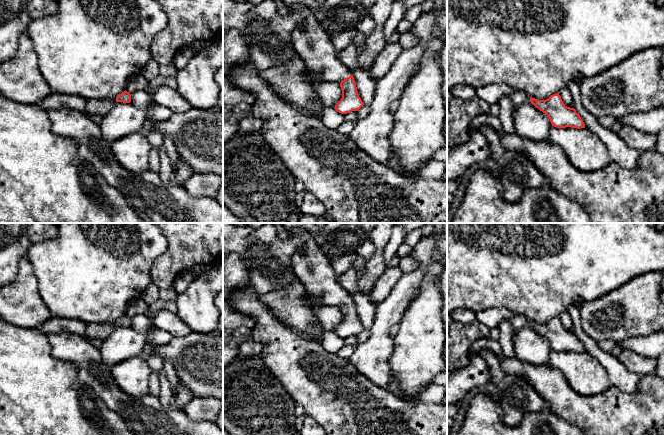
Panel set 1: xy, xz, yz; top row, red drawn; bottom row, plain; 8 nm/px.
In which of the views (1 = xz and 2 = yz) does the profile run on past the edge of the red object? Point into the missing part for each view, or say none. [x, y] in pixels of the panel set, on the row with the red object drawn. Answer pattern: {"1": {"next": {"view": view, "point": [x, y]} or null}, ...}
{"1": {"next": {"view": "xz", "point": [313, 44]}}, "2": {"next": {"view": "yz", "point": [517, 97]}}}

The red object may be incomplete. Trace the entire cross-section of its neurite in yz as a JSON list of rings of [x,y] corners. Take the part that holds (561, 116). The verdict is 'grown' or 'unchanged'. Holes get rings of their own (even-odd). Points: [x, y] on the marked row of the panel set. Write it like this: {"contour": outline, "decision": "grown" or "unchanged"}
{"contour": [[[514,90],[510,100],[515,107],[531,102],[536,108],[545,113],[552,126],[557,128],[585,128],[585,124],[574,108],[567,107],[559,93],[551,95],[546,100],[537,100],[529,97],[524,91]]], "decision": "grown"}

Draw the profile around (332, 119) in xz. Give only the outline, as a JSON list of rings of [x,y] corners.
[[[363,105],[358,111],[341,114],[335,108],[328,108],[322,112],[320,117],[322,123],[329,129],[337,129],[345,121],[357,122],[364,119],[370,113],[371,106]]]

